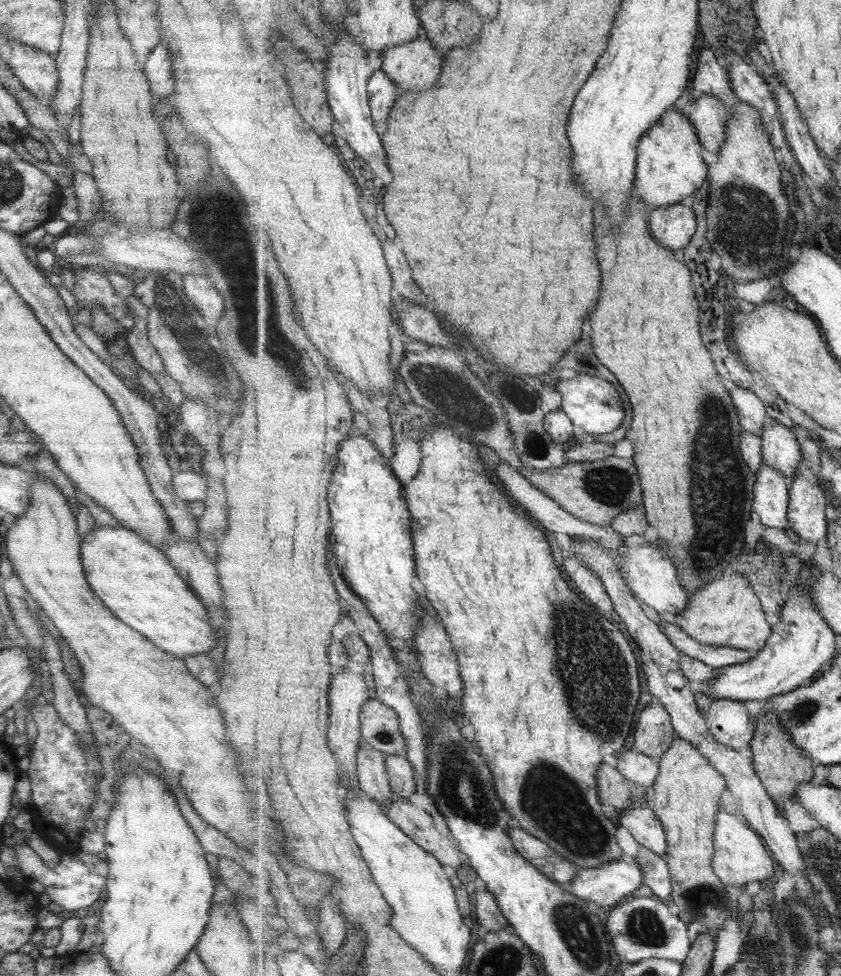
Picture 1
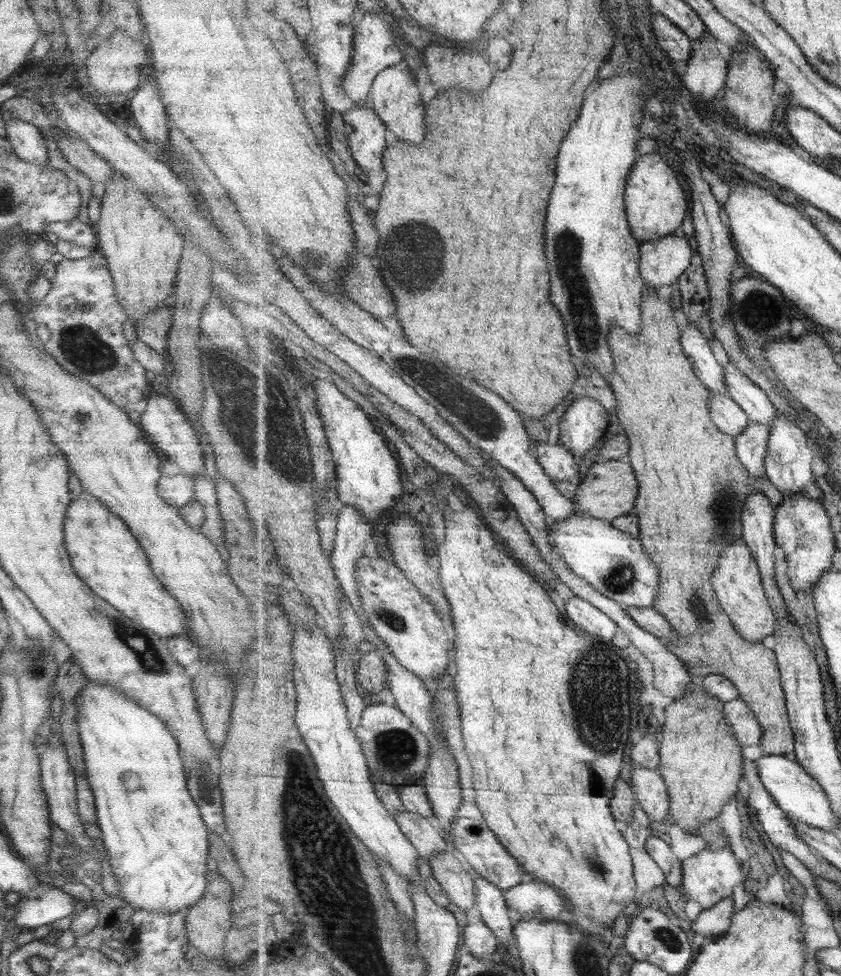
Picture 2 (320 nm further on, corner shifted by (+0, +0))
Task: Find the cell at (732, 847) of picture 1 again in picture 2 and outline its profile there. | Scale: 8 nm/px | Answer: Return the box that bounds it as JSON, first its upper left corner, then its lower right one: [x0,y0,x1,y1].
[682,848,747,910]

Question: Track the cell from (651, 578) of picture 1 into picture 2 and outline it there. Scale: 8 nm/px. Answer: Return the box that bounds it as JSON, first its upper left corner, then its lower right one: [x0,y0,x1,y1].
[548,514,678,640]

